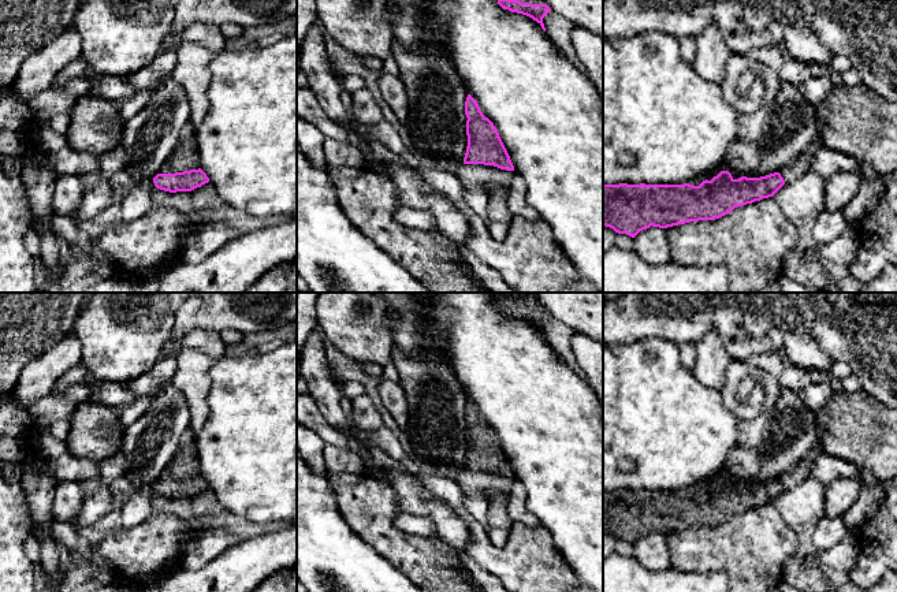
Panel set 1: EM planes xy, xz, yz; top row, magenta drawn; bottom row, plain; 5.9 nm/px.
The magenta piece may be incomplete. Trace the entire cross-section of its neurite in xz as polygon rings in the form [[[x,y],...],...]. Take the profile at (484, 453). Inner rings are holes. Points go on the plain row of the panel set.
[[[468,401],[465,407],[466,442],[468,453],[464,463],[464,470],[459,473],[458,485],[465,496],[483,498],[494,500],[498,496],[509,496],[514,483],[514,472],[499,443],[494,429],[483,421],[477,407]]]

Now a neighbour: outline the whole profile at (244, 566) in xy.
[[[297,522],[241,540],[204,567],[180,567],[146,587],[111,584],[92,592],[252,592],[273,573],[297,565]]]

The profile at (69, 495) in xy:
[[[59,480],[55,488],[52,504],[53,520],[60,522],[74,522],[81,513],[86,487],[74,480]]]

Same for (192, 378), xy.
[[[182,347],[176,355],[176,371],[170,383],[187,402],[191,414],[191,435],[197,435],[209,414],[208,392],[212,384],[209,372],[216,360],[196,349]]]

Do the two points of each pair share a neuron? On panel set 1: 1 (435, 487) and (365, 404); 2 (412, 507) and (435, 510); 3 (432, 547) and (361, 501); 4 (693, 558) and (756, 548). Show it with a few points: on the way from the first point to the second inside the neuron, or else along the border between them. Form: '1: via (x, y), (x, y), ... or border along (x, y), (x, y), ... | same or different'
1: border along (382, 425), (373, 429), (357, 429) | different
2: via (417, 507), (430, 507) | same
3: via (413, 547), (404, 547), (376, 520) | same
4: via (708, 548), (741, 548) | same

